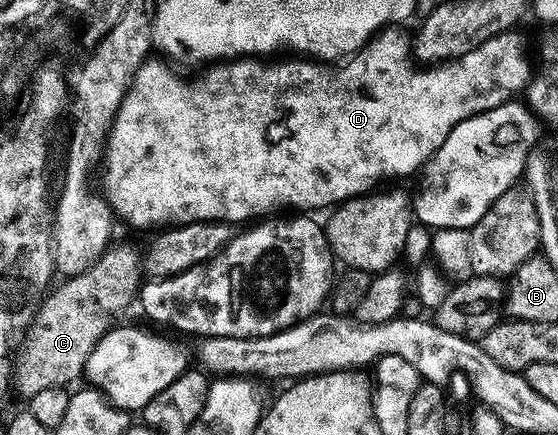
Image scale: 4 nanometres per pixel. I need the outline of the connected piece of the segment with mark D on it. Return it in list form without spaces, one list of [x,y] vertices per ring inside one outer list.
[[[386,28],[380,34],[373,35],[365,47],[344,63],[346,66],[338,74],[329,70],[333,68],[320,61],[306,60],[301,56],[289,56],[286,62],[262,60],[257,56],[221,60],[216,64],[206,65],[202,69],[206,70],[198,78],[184,78],[183,75],[176,74],[172,70],[174,67],[160,57],[157,57],[158,59],[150,57],[142,61],[135,72],[132,84],[129,85],[129,90],[119,104],[117,115],[113,118],[113,126],[109,130],[108,138],[105,139],[103,151],[105,171],[101,174],[101,186],[99,185],[105,203],[109,205],[112,213],[120,221],[122,218],[127,225],[157,226],[153,228],[165,228],[170,224],[182,222],[238,224],[237,222],[247,219],[251,214],[259,214],[263,210],[276,211],[273,210],[276,206],[297,206],[293,208],[301,212],[317,212],[313,210],[321,210],[324,206],[333,208],[347,199],[372,191],[374,189],[372,186],[376,182],[383,181],[384,178],[405,178],[413,173],[416,175],[443,144],[443,140],[447,140],[447,135],[450,134],[451,128],[455,128],[455,124],[463,124],[463,120],[471,116],[482,114],[491,108],[499,108],[499,104],[520,95],[530,82],[531,71],[529,72],[529,62],[525,59],[525,42],[517,35],[516,29],[483,40],[463,56],[451,58],[448,62],[440,64],[429,64],[424,68],[415,64],[411,57],[410,35],[405,35],[401,30],[404,29]]]

